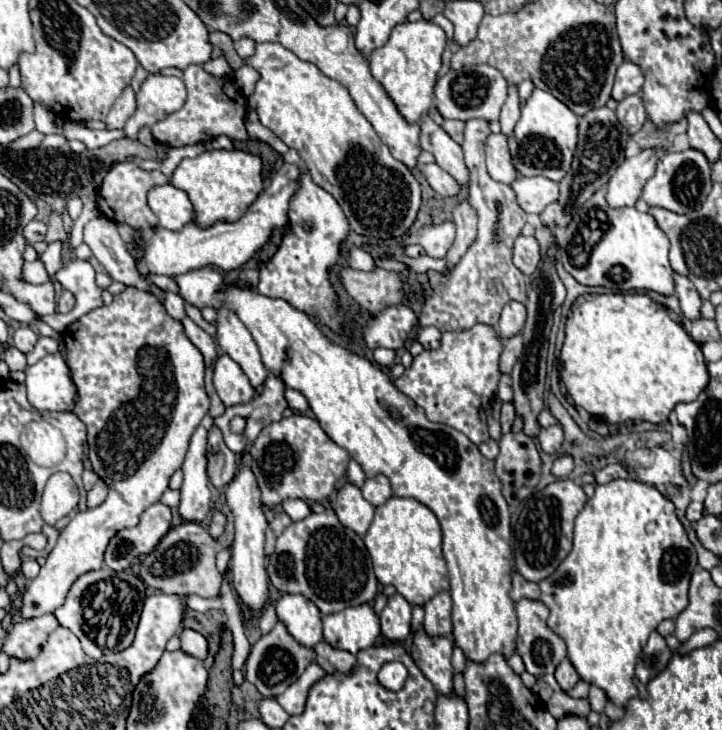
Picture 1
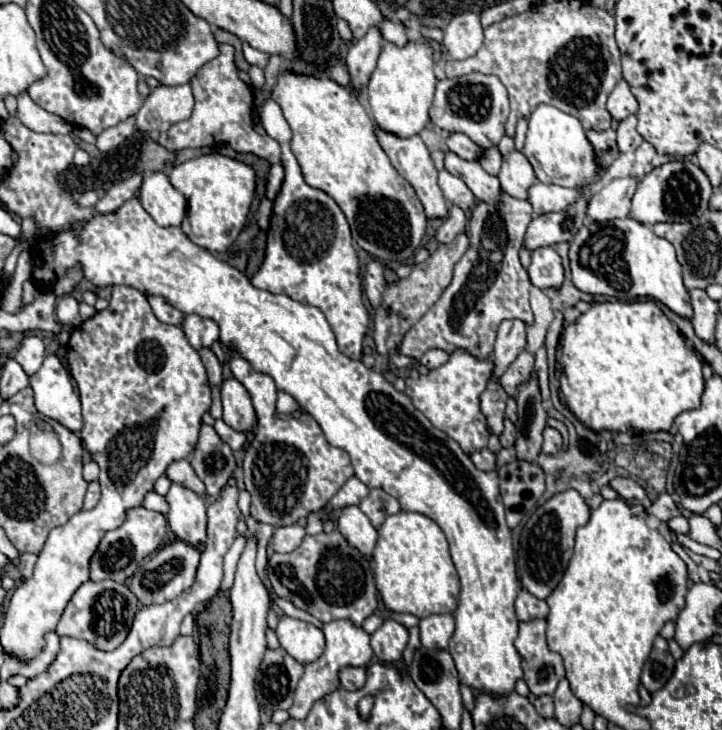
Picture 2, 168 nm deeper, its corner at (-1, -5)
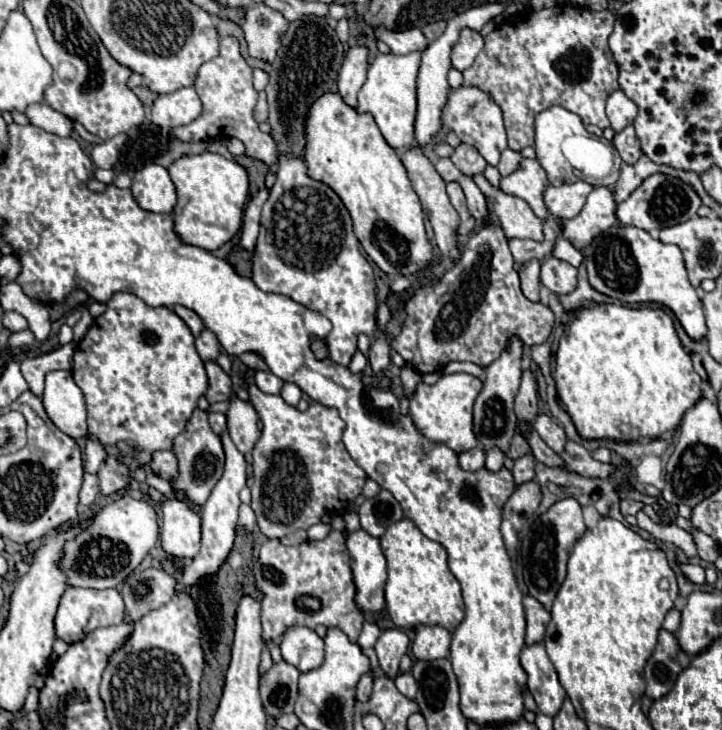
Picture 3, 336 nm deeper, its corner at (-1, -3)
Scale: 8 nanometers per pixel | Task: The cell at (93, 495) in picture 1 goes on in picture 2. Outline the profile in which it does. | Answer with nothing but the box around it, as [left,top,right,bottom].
[85,482,101,510]

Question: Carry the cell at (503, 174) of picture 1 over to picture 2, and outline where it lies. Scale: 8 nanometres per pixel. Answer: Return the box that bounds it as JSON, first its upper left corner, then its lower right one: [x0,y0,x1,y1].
[497,150,535,198]

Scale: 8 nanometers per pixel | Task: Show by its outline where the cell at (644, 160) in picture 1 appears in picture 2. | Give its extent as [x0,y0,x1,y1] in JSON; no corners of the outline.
[587,178,637,222]

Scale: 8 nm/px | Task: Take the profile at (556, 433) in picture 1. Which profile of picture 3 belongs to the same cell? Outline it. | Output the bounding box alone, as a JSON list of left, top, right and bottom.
[535,414,567,454]

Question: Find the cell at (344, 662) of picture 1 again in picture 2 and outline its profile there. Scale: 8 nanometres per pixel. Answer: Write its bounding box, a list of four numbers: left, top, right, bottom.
[339,666,365,690]

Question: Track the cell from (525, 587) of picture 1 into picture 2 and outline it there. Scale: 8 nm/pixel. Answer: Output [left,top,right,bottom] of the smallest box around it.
[515,588,549,620]

